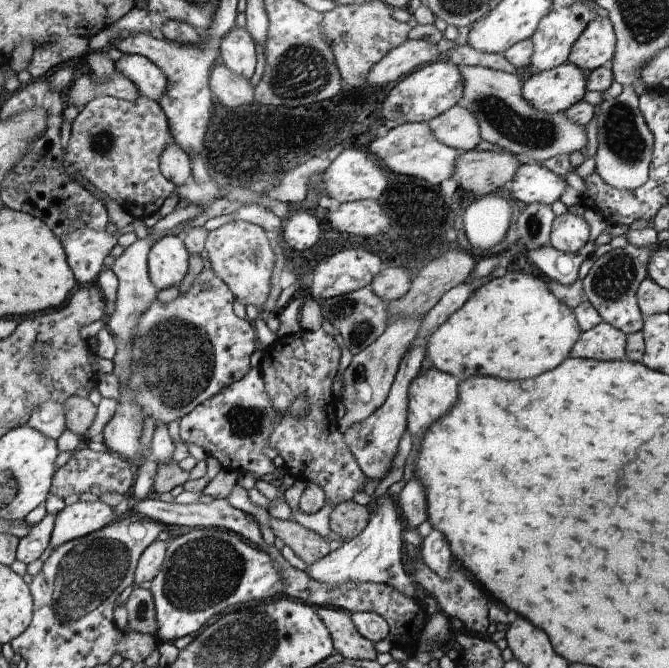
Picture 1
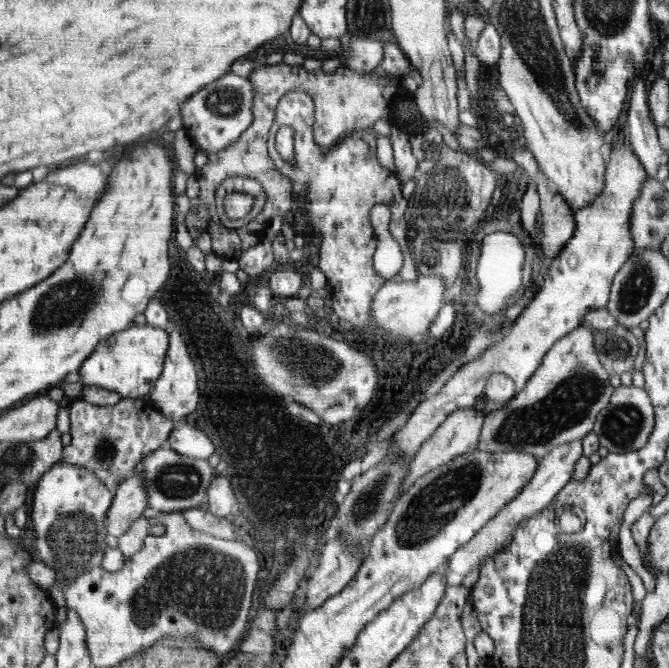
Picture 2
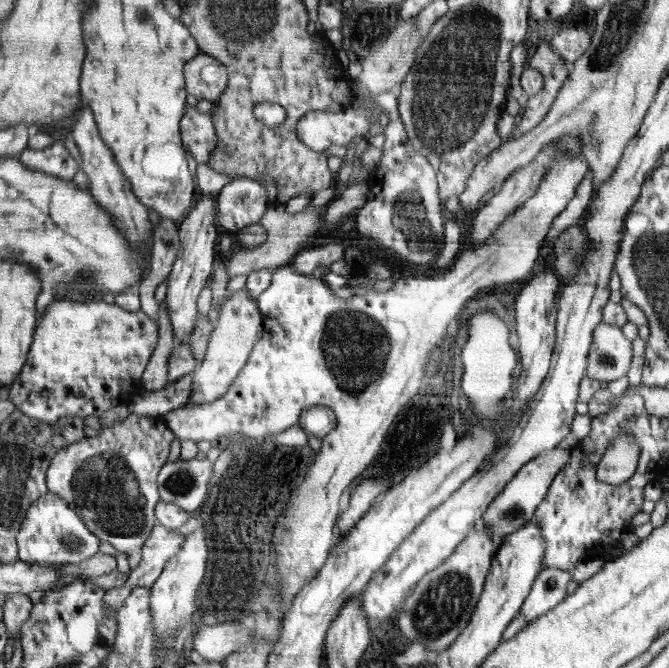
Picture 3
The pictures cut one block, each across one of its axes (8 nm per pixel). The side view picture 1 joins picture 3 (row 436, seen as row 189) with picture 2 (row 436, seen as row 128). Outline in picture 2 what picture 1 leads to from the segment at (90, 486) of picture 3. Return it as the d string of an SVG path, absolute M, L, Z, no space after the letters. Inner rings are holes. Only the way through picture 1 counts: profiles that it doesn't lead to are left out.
M147 398L121 399L114 406L98 406L76 399L69 402L69 407L71 444L66 445L63 462L89 470L90 474L107 486L108 490L114 492L121 483L134 474L143 456L162 446L162 442L169 438L175 424L173 419L166 418L166 415L158 411Z

